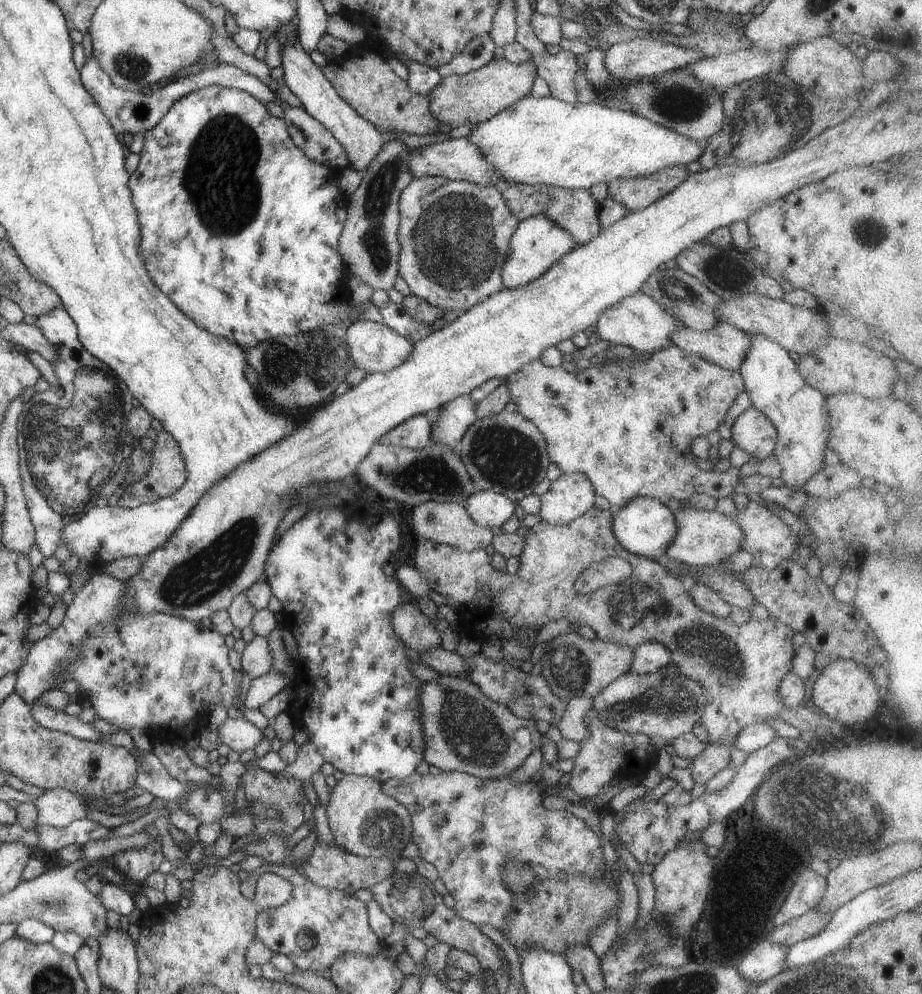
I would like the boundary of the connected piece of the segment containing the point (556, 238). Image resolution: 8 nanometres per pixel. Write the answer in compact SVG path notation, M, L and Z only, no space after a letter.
M534 215L519 221L514 234L509 238L508 256L503 266L502 276L506 289L517 289L543 275L567 252L575 249L572 235L544 215Z

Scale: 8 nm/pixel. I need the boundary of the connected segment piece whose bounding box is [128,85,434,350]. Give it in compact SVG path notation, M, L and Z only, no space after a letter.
M208 85L176 99L160 122L145 132L145 143L139 155L139 165L130 176L128 188L132 190L132 202L136 206L138 222L140 222L142 262L146 264L152 282L182 310L182 314L192 318L192 322L196 322L206 332L228 338L246 350L274 337L295 337L300 333L320 329L324 325L332 327L336 323L353 323L357 319L387 326L400 336L410 339L412 343L428 338L434 331L431 325L415 319L404 307L393 301L388 301L381 306L376 306L369 300L359 307L350 304L347 289L349 273L339 253L339 238L347 219L350 200L350 194L345 193L338 185L342 170L310 160L304 151L294 144L285 119L270 115L265 103L246 91Z

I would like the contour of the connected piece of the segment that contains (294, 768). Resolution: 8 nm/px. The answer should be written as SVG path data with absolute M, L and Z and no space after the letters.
M307 740L299 746L296 760L289 764L285 770L276 774L295 778L303 782L310 780L316 771L320 771L320 767L324 763L324 757L320 754L316 745Z

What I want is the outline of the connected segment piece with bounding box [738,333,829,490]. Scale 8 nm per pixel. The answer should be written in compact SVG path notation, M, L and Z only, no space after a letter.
M750 333L751 345L741 362L738 372L742 375L745 384L745 392L749 395L752 404L764 413L772 425L776 428L778 438L776 440L774 457L782 468L782 481L784 486L800 490L806 486L806 482L824 468L824 451L828 448L828 409L824 394L817 388L804 382L797 364L794 363L787 350L771 338L761 334Z

